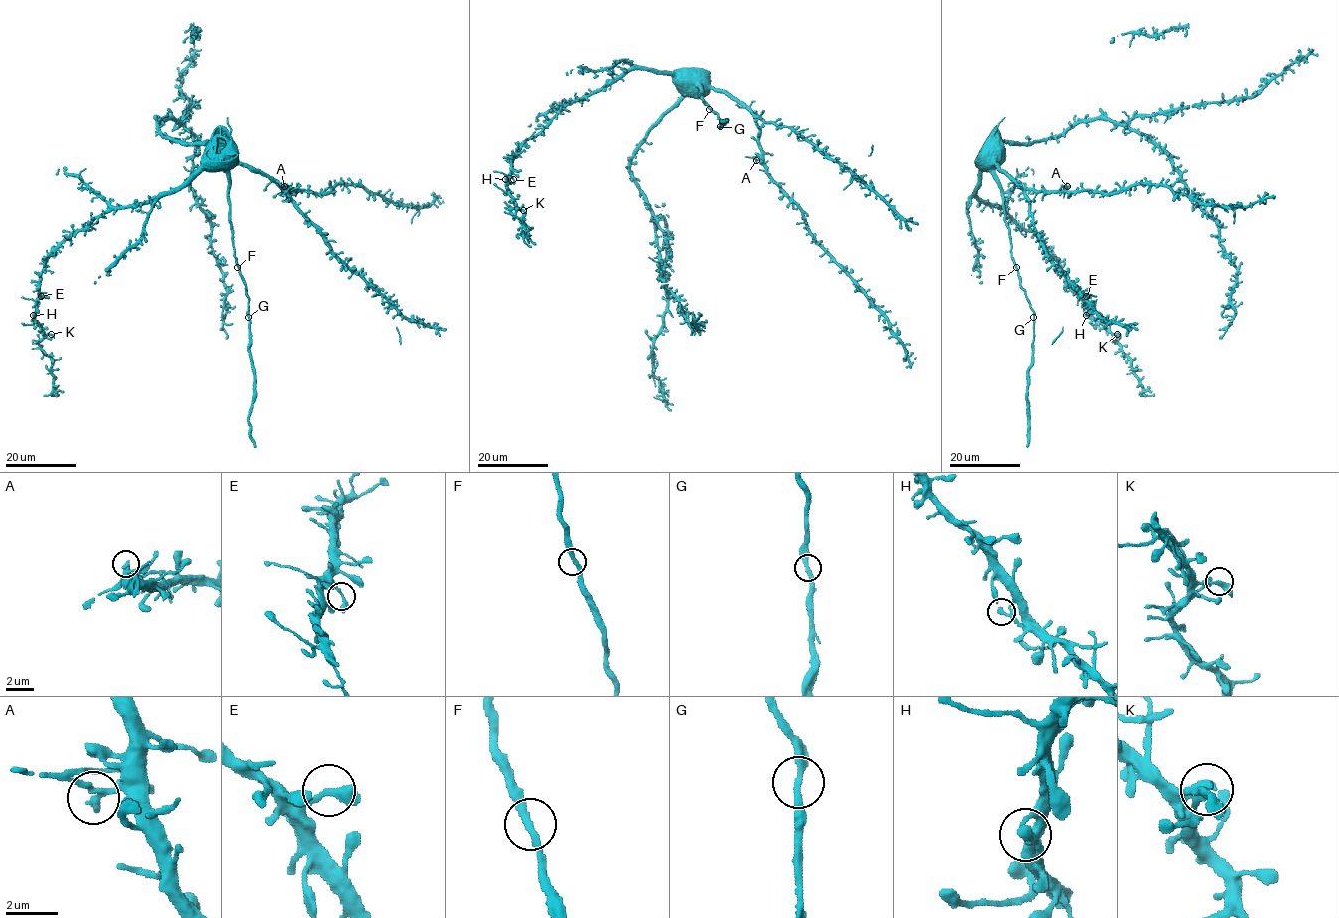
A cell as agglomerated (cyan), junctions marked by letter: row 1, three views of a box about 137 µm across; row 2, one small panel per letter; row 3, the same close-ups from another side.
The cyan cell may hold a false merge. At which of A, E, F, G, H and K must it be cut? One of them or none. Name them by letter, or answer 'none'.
none

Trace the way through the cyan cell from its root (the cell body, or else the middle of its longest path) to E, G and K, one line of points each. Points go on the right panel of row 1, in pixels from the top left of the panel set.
E: (1006, 142), (981, 168), (976, 194), (1038, 237), (1065, 283), (1086, 296)
G: (1006, 142), (1001, 143), (1001, 161), (994, 168), (994, 175), (1002, 196), (1011, 256), (1034, 317)
K: (1006, 142), (1000, 143), (998, 151), (981, 168), (976, 194), (1038, 237), (1088, 312), (1117, 334)

